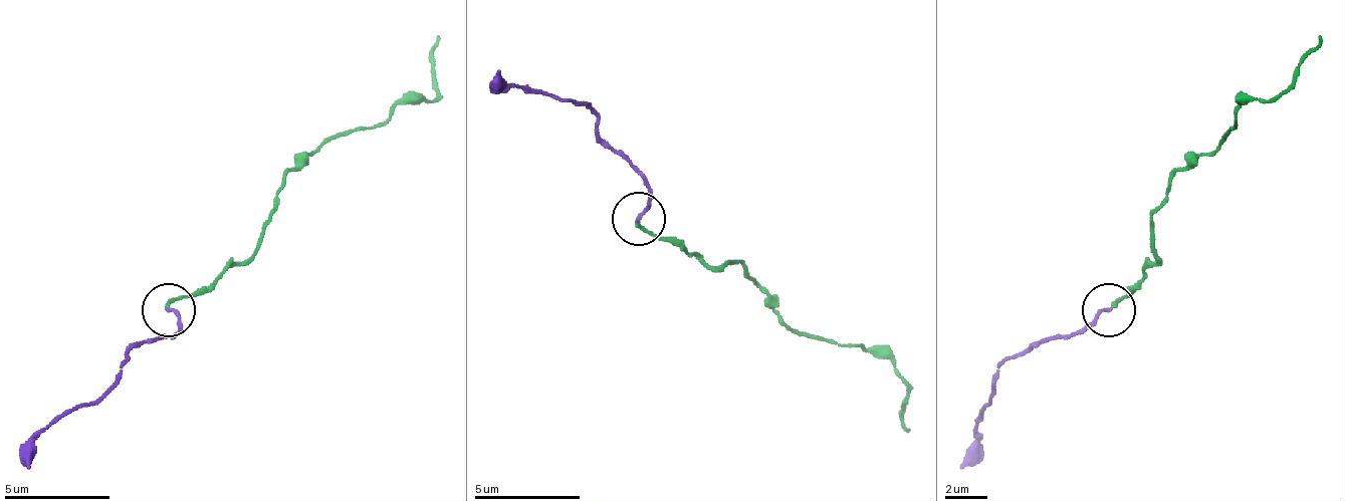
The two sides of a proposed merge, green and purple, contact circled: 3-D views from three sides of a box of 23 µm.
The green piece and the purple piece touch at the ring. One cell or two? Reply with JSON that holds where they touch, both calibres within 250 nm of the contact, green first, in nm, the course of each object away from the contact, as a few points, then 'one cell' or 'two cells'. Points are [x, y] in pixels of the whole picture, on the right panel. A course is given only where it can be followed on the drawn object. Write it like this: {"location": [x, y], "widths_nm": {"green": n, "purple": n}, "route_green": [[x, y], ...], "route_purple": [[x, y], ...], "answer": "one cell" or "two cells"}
{"location": [1109, 309], "widths_nm": {"green": 170, "purple": 150}, "route_green": [[1110, 308], [1157, 261], [1152, 213], [1173, 177], [1226, 140], [1242, 102], [1279, 97], [1321, 34]], "route_purple": [[1110, 308], [1078, 329], [1036, 339], [999, 366], [988, 403], [983, 409], [978, 440], [962, 467]], "answer": "one cell"}

